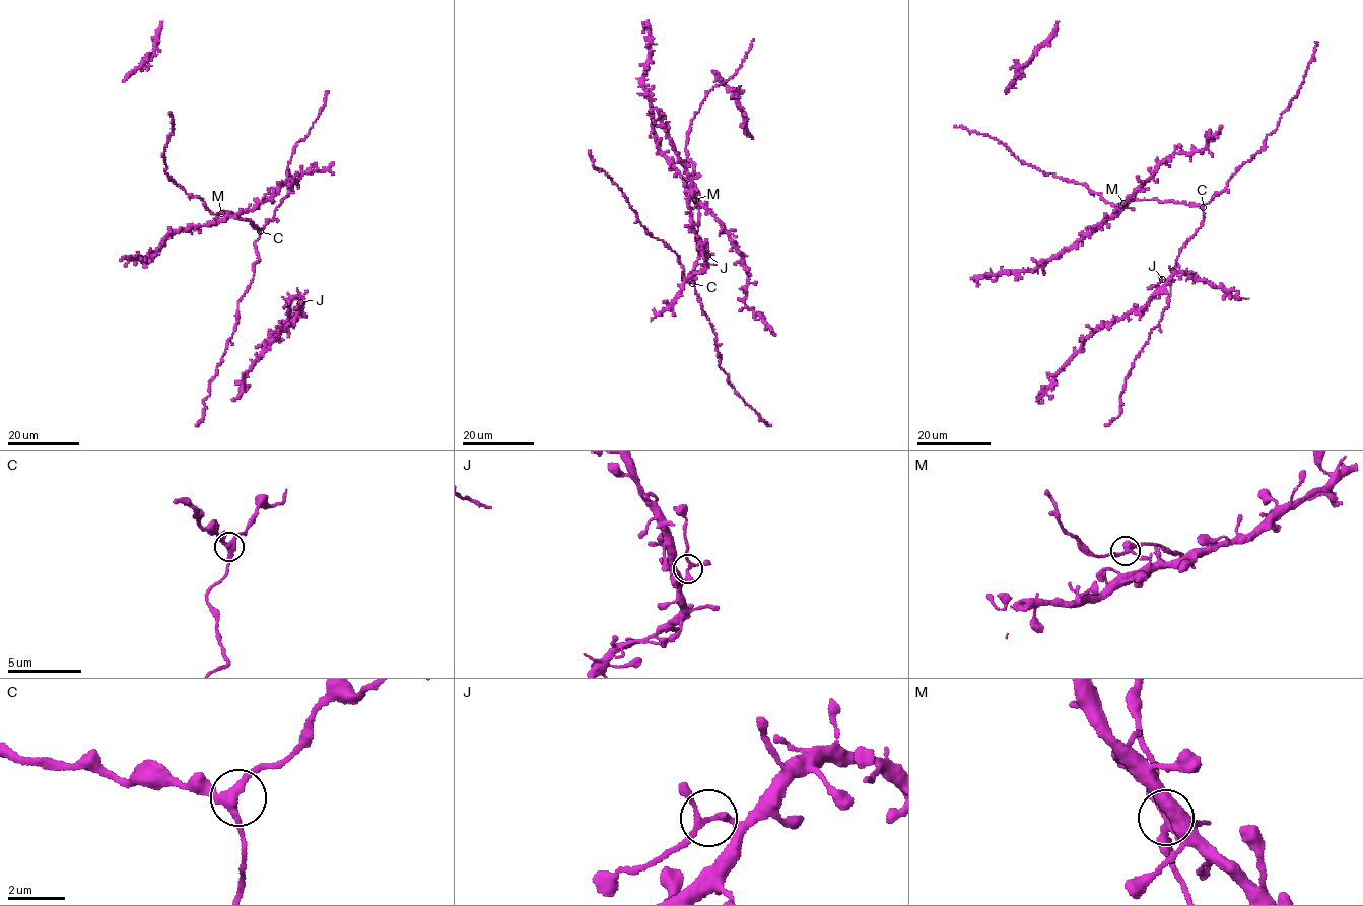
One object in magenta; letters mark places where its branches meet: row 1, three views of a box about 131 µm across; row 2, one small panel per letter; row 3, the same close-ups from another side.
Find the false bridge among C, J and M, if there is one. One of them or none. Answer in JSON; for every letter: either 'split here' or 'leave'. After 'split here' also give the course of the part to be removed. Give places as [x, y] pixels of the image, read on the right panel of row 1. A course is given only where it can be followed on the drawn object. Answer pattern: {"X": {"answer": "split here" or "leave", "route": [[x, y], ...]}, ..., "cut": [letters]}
{"C": {"answer": "leave"}, "J": {"answer": "split here", "route": [[1162, 280], [1149, 289]]}, "M": {"answer": "leave"}, "cut": ["J"]}

